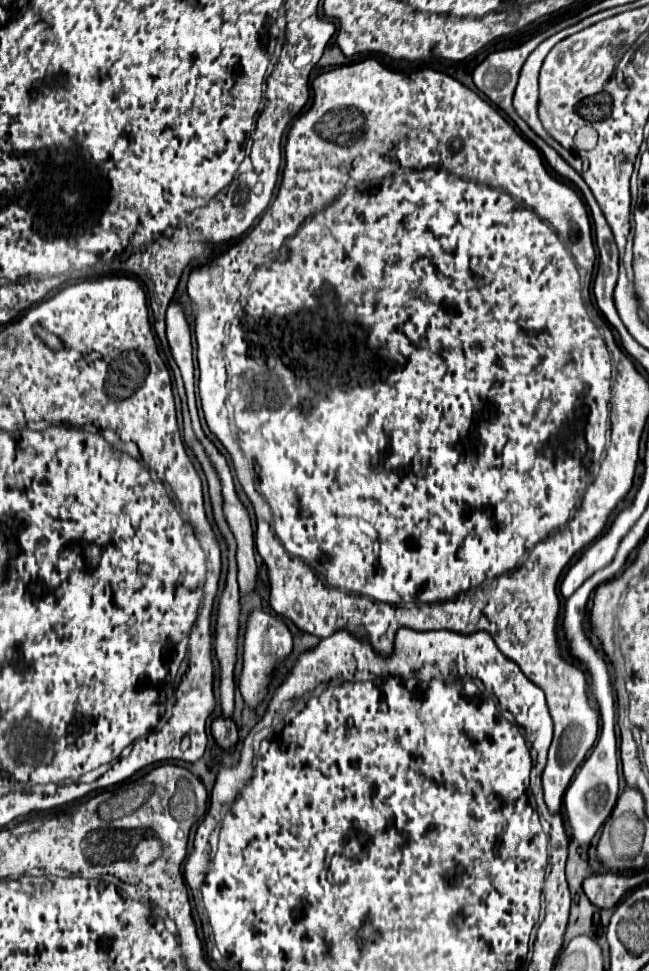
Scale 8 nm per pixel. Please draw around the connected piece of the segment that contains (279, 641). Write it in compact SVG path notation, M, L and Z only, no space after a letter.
M254 609L250 611L248 619L246 619L246 631L244 631L244 659L242 659L242 671L238 675L238 689L244 697L244 701L254 707L258 705L268 691L268 681L270 681L270 673L274 669L274 665L282 659L286 659L292 653L292 633L288 631L286 623L276 617L270 615L262 609Z

